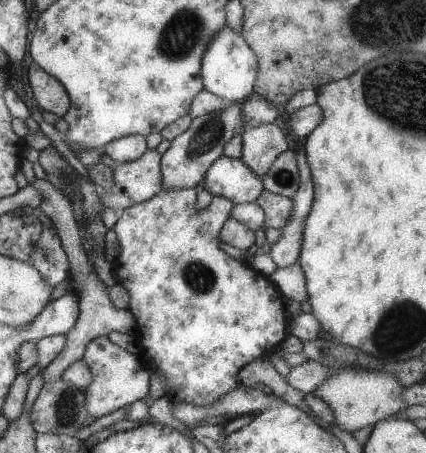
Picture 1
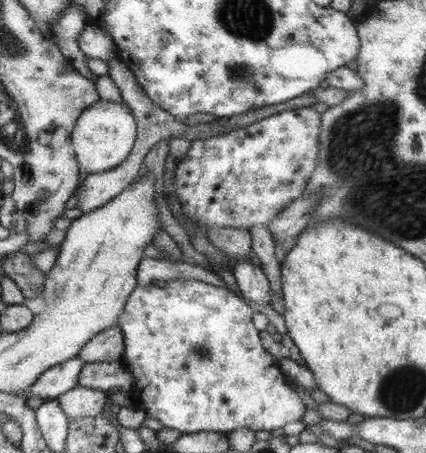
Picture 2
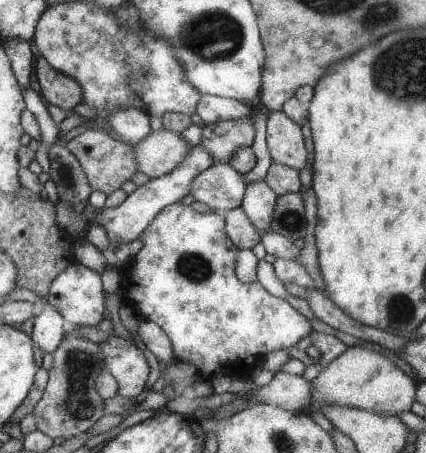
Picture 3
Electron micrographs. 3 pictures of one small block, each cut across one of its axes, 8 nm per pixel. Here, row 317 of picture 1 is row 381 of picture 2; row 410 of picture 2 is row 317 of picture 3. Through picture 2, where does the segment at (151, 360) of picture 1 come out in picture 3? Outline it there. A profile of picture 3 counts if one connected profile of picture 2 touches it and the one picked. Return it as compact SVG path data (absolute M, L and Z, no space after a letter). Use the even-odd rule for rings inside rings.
M175 202L157 212L149 226L141 232L141 250L129 258L121 268L123 300L131 304L145 322L155 322L173 344L173 362L187 362L197 368L197 376L213 380L215 376L233 376L247 380L269 352L293 348L301 338L309 336L313 328L309 320L291 308L285 300L271 296L259 282L243 284L235 276L235 260L239 248L225 232L223 212L197 214L191 206Z

